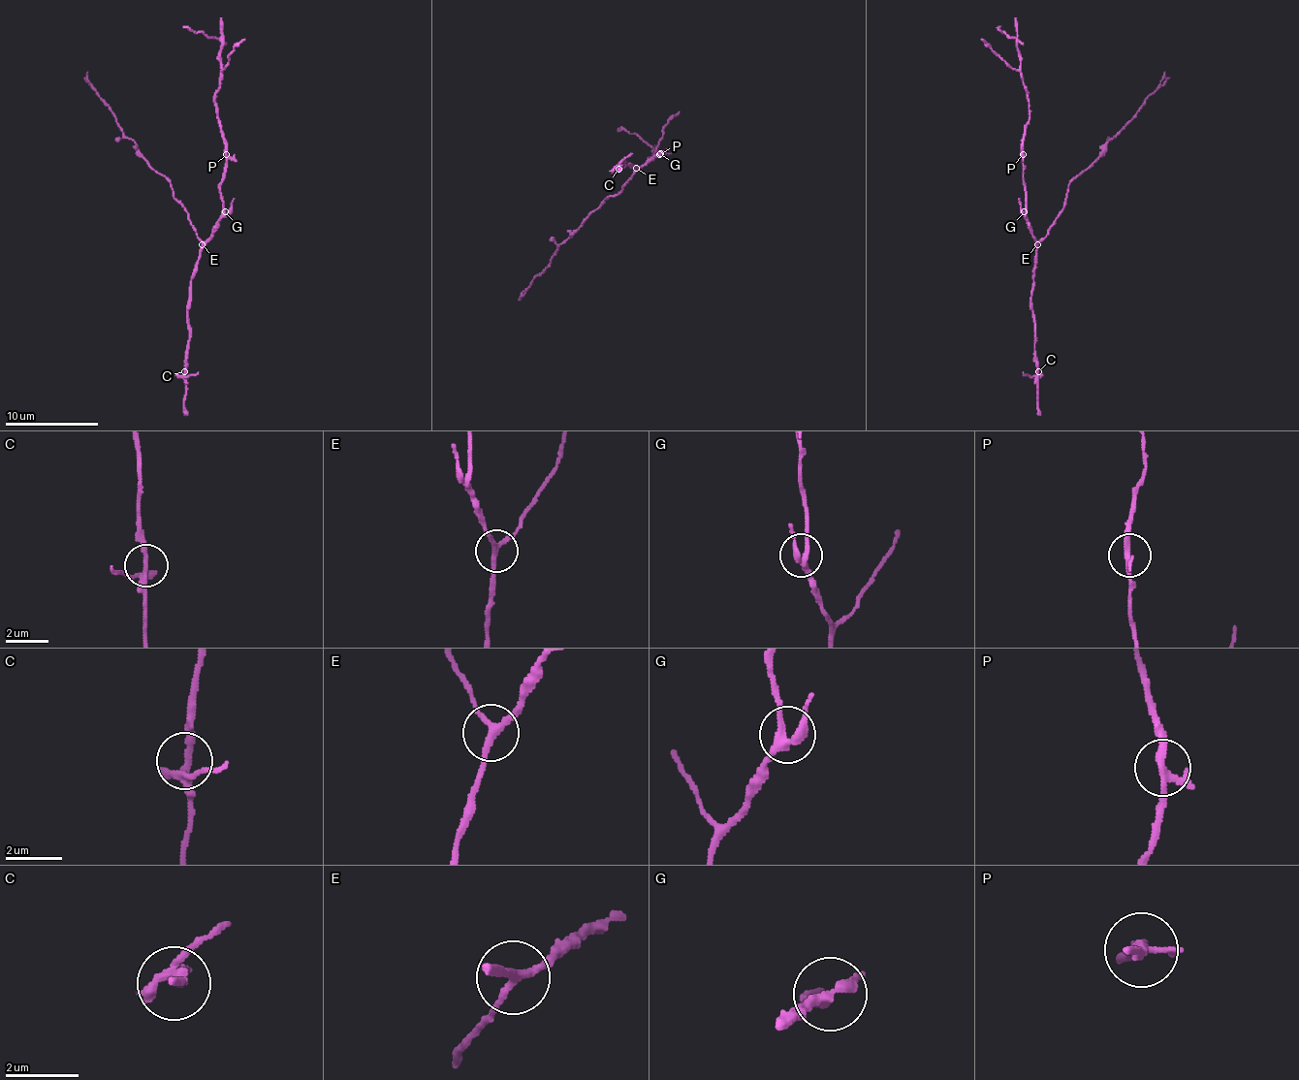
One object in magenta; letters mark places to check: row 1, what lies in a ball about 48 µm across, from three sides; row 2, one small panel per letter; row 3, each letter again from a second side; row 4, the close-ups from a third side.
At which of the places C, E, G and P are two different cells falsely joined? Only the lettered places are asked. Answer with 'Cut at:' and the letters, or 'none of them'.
Cut at: none of them

